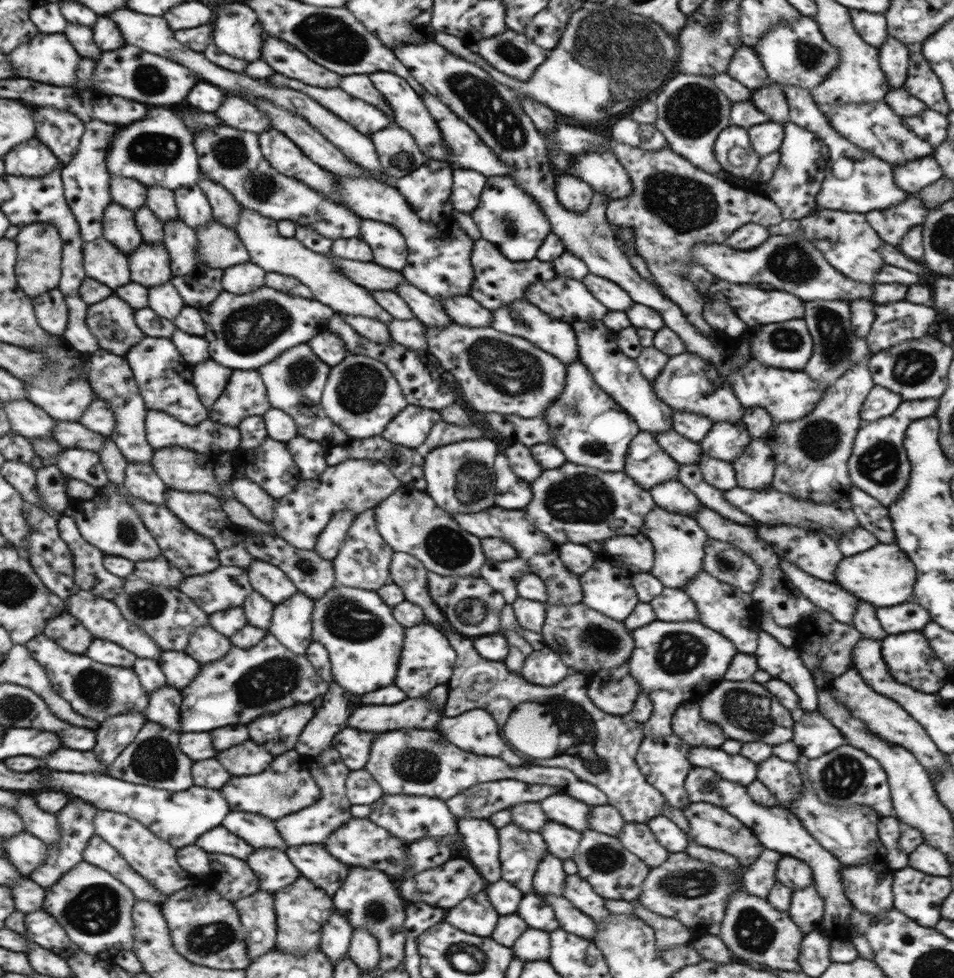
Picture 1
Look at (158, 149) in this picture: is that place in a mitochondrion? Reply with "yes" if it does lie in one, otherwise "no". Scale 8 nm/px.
yes

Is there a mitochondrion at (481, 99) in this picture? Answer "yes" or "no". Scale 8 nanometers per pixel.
yes

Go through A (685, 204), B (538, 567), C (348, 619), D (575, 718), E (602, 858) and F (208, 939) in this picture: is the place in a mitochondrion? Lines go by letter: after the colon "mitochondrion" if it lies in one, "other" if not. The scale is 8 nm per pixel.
A: mitochondrion
B: other
C: mitochondrion
D: mitochondrion
E: mitochondrion
F: mitochondrion

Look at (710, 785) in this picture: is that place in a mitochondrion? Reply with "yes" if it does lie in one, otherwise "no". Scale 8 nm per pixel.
no

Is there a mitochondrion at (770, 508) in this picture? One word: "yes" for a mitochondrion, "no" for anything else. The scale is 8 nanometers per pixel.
no

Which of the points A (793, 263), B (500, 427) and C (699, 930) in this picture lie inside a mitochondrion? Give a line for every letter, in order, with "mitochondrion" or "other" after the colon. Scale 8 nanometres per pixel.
A: mitochondrion
B: other
C: other

